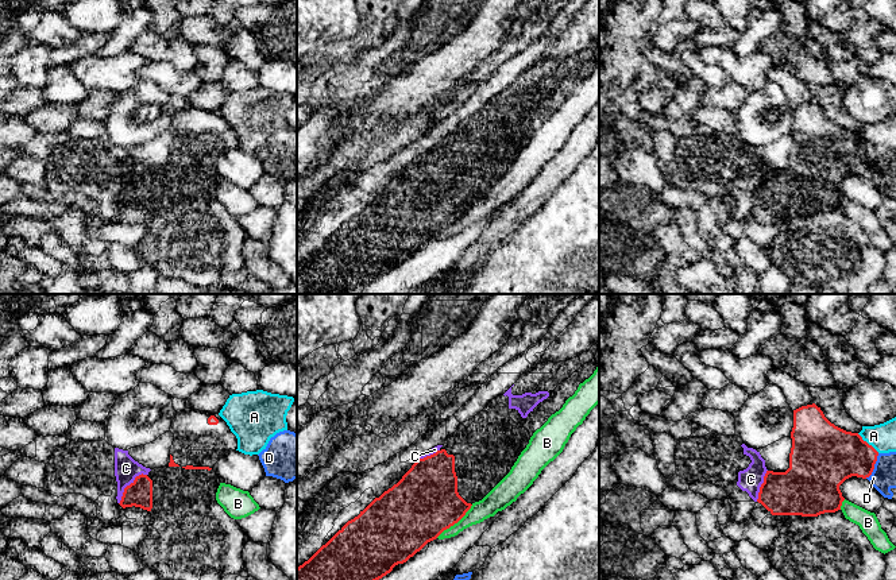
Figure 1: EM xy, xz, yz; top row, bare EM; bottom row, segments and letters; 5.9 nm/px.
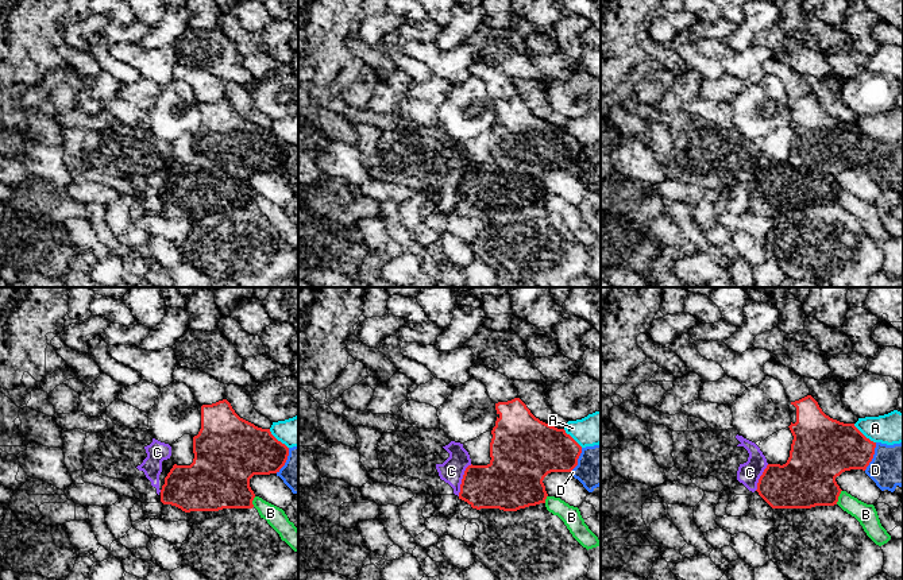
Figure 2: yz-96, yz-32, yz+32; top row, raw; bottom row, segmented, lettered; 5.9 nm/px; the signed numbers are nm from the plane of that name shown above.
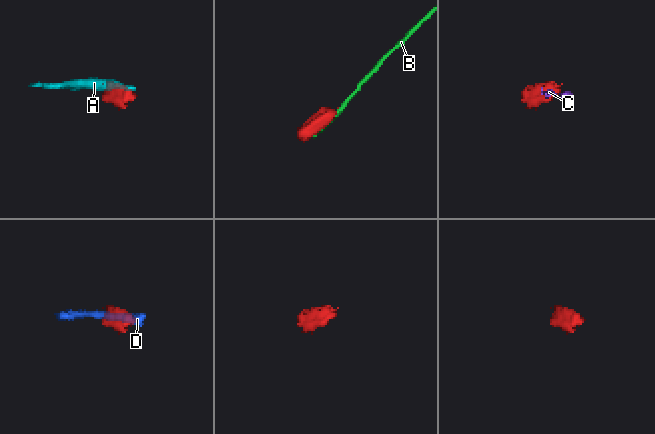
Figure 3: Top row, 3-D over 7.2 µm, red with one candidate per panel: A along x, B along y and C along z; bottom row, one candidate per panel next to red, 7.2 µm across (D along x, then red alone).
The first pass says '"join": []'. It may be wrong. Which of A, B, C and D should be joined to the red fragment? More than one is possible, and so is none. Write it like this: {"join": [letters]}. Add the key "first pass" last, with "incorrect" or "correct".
{"join": ["C"], "first pass": "incorrect"}

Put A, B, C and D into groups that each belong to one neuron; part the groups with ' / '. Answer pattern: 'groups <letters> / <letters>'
groups A / B / C / D

